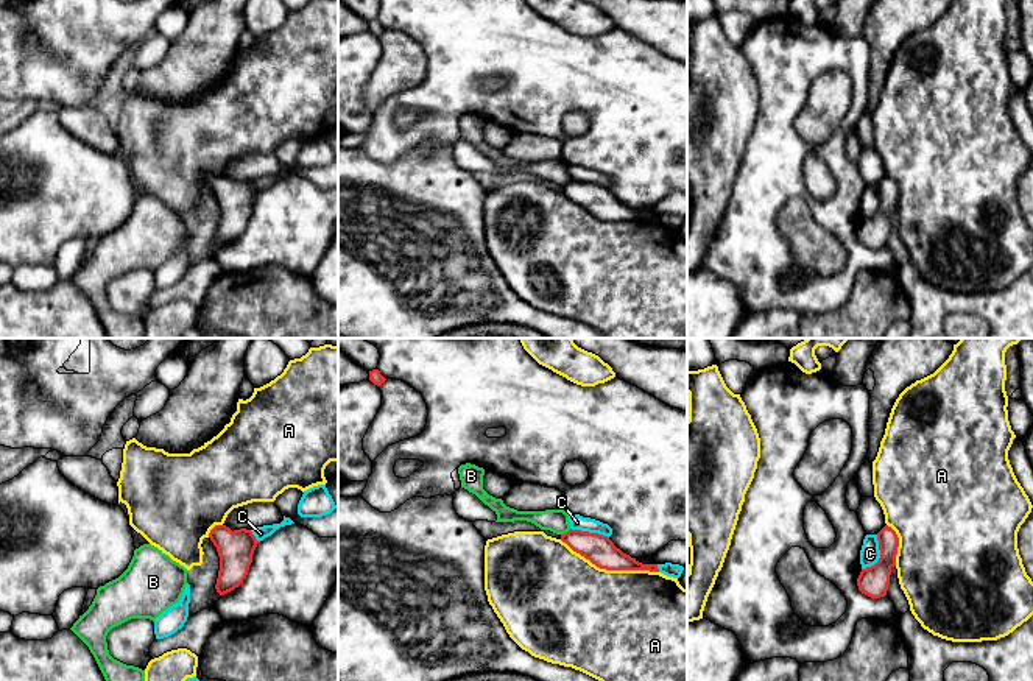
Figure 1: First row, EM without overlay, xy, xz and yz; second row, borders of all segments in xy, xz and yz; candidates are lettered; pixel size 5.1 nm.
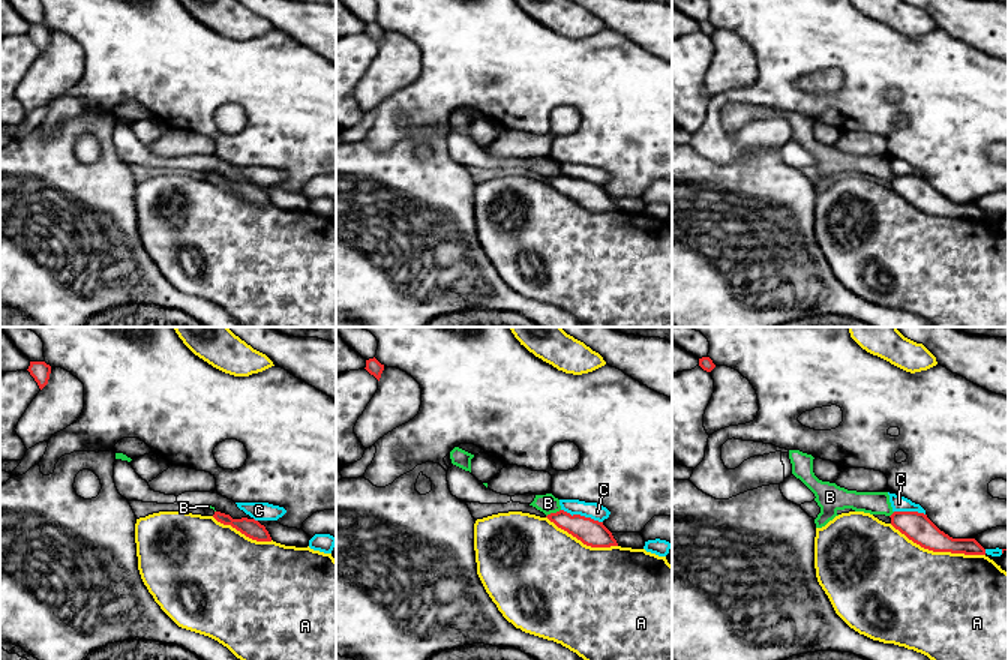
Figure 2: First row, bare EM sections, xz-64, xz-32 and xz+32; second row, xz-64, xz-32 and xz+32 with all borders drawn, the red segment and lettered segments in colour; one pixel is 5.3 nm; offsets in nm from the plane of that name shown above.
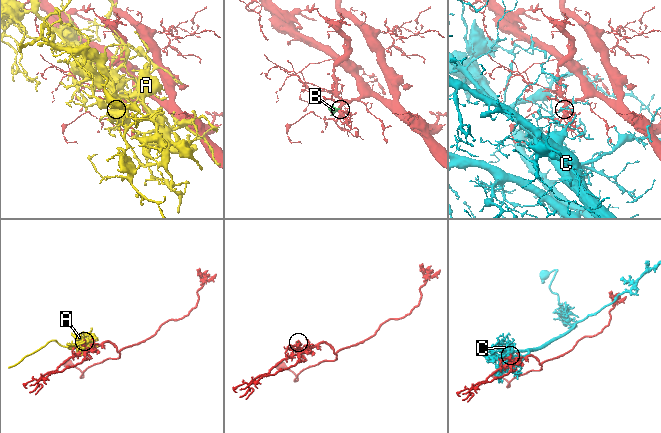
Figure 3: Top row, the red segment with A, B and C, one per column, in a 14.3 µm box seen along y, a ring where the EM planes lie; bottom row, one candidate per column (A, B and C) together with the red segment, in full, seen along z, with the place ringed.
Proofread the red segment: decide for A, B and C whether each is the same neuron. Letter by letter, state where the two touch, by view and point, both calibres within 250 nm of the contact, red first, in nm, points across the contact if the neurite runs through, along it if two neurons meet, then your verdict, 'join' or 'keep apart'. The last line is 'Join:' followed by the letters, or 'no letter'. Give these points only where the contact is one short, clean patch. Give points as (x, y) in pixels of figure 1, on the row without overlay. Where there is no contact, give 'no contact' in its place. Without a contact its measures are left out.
A: meets red in xz at (609, 220); 160 nm thick on the red side, 500 nm on the other; keep apart
B: meets red in xz at (567, 183); 160 nm thick on the red side, 120 nm on the other; border along xz (571, 179), (561, 186); keep apart
C: meets red in yz at (881, 206); 160 nm thick on the red side, 110 nm on the other; keep apart
Join: no letter

